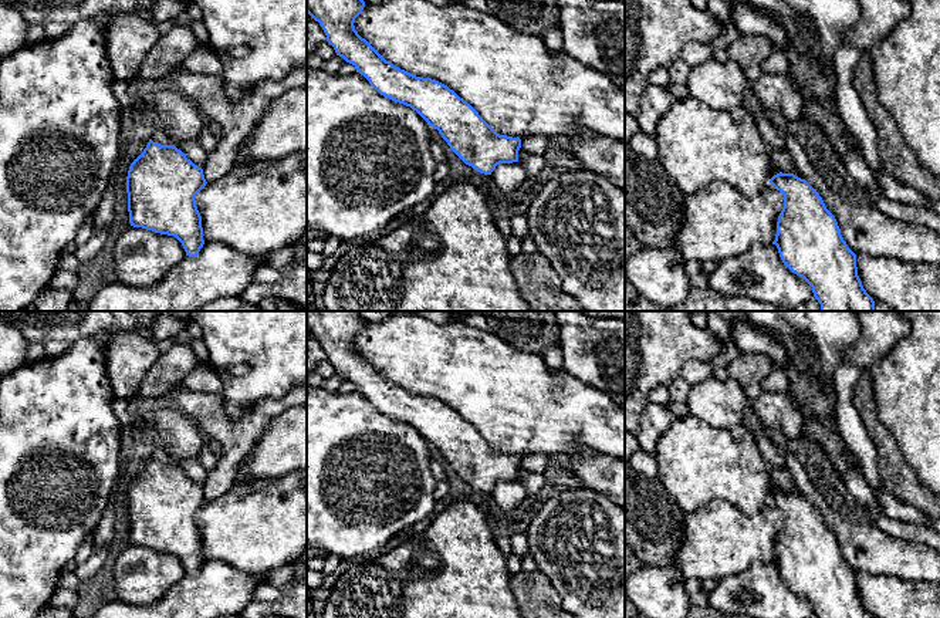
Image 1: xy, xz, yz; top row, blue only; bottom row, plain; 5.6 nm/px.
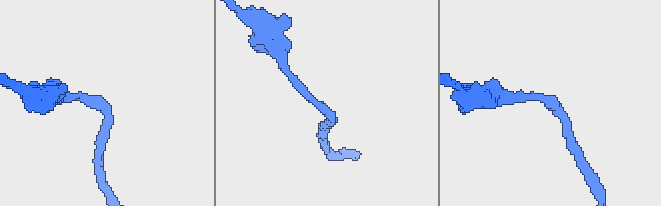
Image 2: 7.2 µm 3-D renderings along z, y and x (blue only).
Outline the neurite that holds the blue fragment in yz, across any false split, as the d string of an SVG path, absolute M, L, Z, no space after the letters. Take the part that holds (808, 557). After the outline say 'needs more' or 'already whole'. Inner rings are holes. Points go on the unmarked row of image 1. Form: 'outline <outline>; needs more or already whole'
outline M780 490L770 502L784 513L784 526L772 560L782 581L812 605L816 618L873 618L858 594L856 573L848 565L835 534L818 510L794 492Z; already whole

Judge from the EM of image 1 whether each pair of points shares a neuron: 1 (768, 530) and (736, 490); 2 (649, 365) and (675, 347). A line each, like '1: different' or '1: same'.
1: different
2: same

